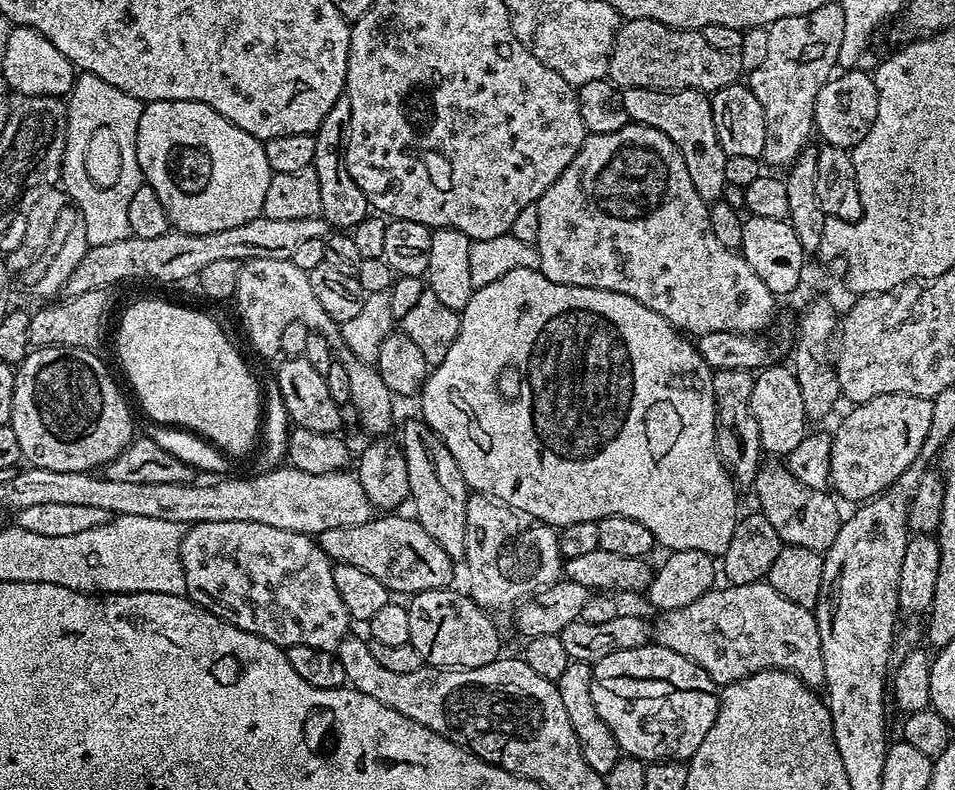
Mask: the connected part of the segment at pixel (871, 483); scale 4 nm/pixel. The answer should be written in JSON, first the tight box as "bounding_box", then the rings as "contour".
{"bounding_box":[831,394,932,502],"contour":[[[882,394],[865,404],[855,405],[853,412],[836,428],[832,442],[831,487],[835,495],[855,502],[867,502],[889,488],[918,458],[926,430],[930,430],[932,401],[926,396]]]}

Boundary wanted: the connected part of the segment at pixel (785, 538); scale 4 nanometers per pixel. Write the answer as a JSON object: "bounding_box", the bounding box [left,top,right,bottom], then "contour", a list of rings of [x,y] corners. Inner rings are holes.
{"bounding_box":[752,465,842,553],"contour":[[[783,465],[761,467],[752,488],[756,491],[761,515],[764,515],[777,531],[783,545],[823,553],[838,536],[842,515],[840,516],[836,504],[837,499],[827,491],[814,491],[805,483],[794,479],[787,467]]]}

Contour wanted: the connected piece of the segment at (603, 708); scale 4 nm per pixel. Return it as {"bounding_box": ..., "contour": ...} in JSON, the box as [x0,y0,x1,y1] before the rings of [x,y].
{"bounding_box":[590,642,720,762],"contour":[[[655,642],[628,650],[614,650],[614,654],[606,654],[606,658],[597,660],[592,665],[590,694],[594,698],[594,710],[598,710],[602,722],[610,726],[621,753],[645,762],[691,760],[698,746],[702,746],[702,738],[706,738],[710,726],[714,726],[714,718],[720,705],[718,686],[712,681],[710,674],[702,670],[702,666]]]}

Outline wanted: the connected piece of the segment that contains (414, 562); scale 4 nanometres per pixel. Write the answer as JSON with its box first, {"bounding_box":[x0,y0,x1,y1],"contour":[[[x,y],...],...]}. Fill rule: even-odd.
{"bounding_box":[318,514,454,594],"contour":[[[380,514],[358,526],[326,530],[319,533],[318,543],[329,560],[338,564],[358,566],[358,570],[366,570],[366,574],[378,578],[378,582],[382,582],[382,586],[386,586],[389,593],[408,592],[407,594],[415,594],[435,588],[449,587],[453,583],[454,562],[446,554],[446,550],[442,550],[442,546],[438,546],[438,542],[434,542],[434,538],[430,538],[430,534],[426,534],[426,530],[422,530],[420,523],[411,515],[396,515],[400,514]]]}

